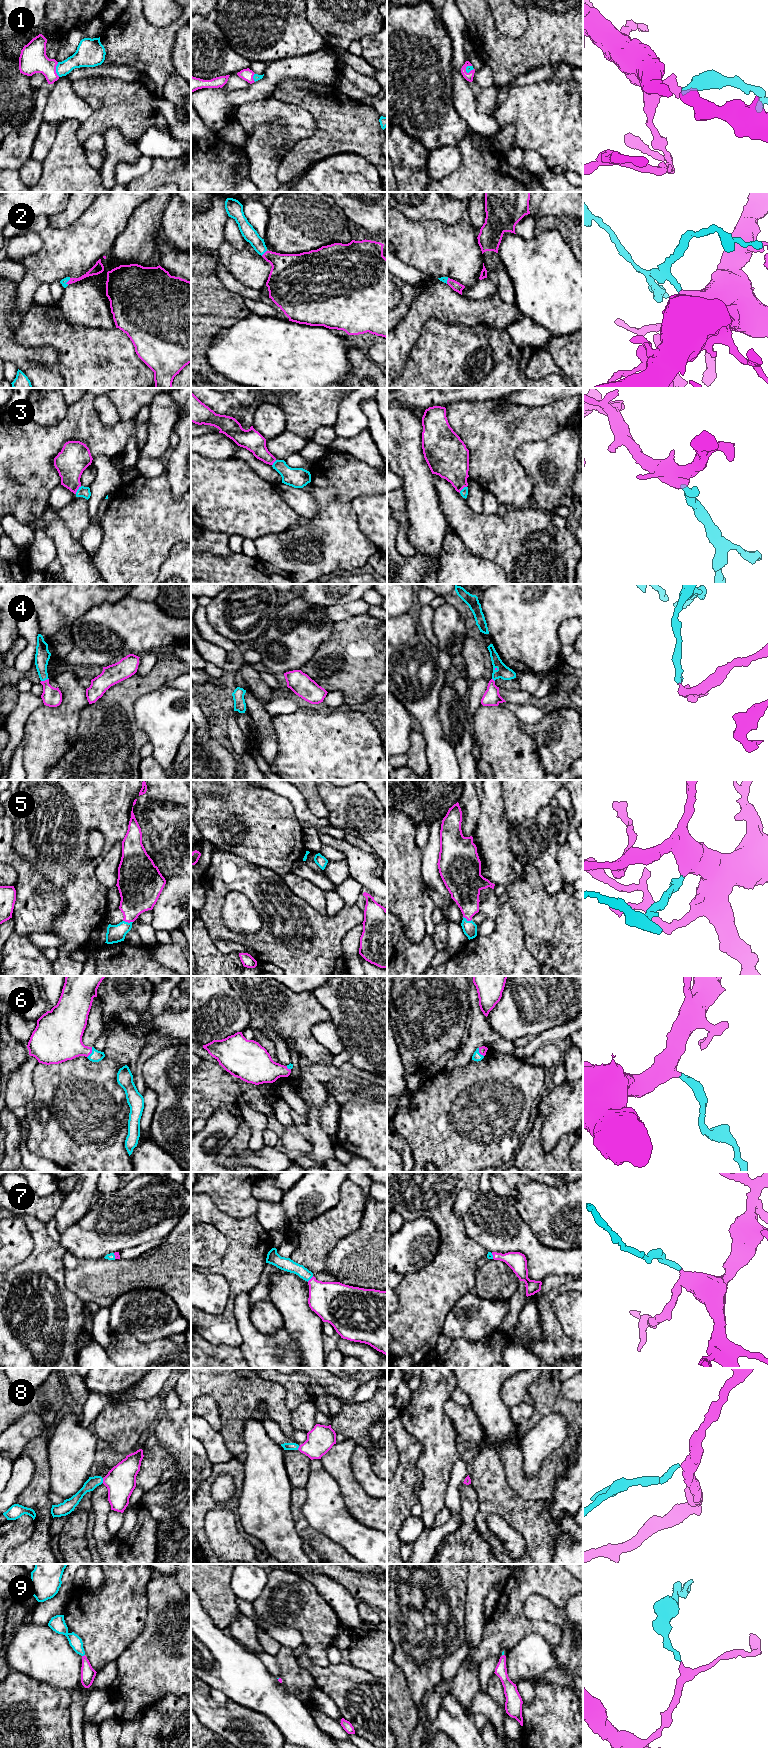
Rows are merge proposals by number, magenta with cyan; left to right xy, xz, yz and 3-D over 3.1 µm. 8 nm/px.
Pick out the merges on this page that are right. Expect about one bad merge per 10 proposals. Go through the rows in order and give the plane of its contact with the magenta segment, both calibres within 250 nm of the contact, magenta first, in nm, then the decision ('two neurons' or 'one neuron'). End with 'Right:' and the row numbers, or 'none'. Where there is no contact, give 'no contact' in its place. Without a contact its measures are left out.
1: meets magenta in xy; 220 nm thick on the magenta side, 160 nm on the other; one neuron
2: meets magenta in xy; 80 nm thick on the magenta side, 50 nm on the other; one neuron
3: meets magenta in xy; 240 nm thick on the magenta side, 90 nm on the other; one neuron
4: meets magenta in xy; 160 nm thick on the magenta side, 120 nm on the other; one neuron
5: meets magenta in xy; 300 nm thick on the magenta side, 140 nm on the other; one neuron
6: meets magenta in xy; 320 nm thick on the magenta side, 90 nm on the other; one neuron
7: meets magenta in xz; 320 nm thick on the magenta side, 110 nm on the other; one neuron
8: meets magenta in xy; 240 nm thick on the magenta side, 90 nm on the other; one neuron
9: meets magenta in xy; 120 nm thick on the magenta side, 100 nm on the other; one neuron
Right: 1, 2, 3, 4, 5, 6, 7, 8, 9

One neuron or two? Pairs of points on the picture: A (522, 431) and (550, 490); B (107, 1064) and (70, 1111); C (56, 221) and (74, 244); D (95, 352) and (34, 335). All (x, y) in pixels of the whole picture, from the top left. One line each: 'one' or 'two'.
A: two
B: one
C: two
D: one

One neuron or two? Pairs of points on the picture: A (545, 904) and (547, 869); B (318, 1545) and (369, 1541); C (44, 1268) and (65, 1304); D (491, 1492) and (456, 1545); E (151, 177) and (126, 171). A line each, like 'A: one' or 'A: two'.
A: two
B: two
C: one
D: two
E: two

